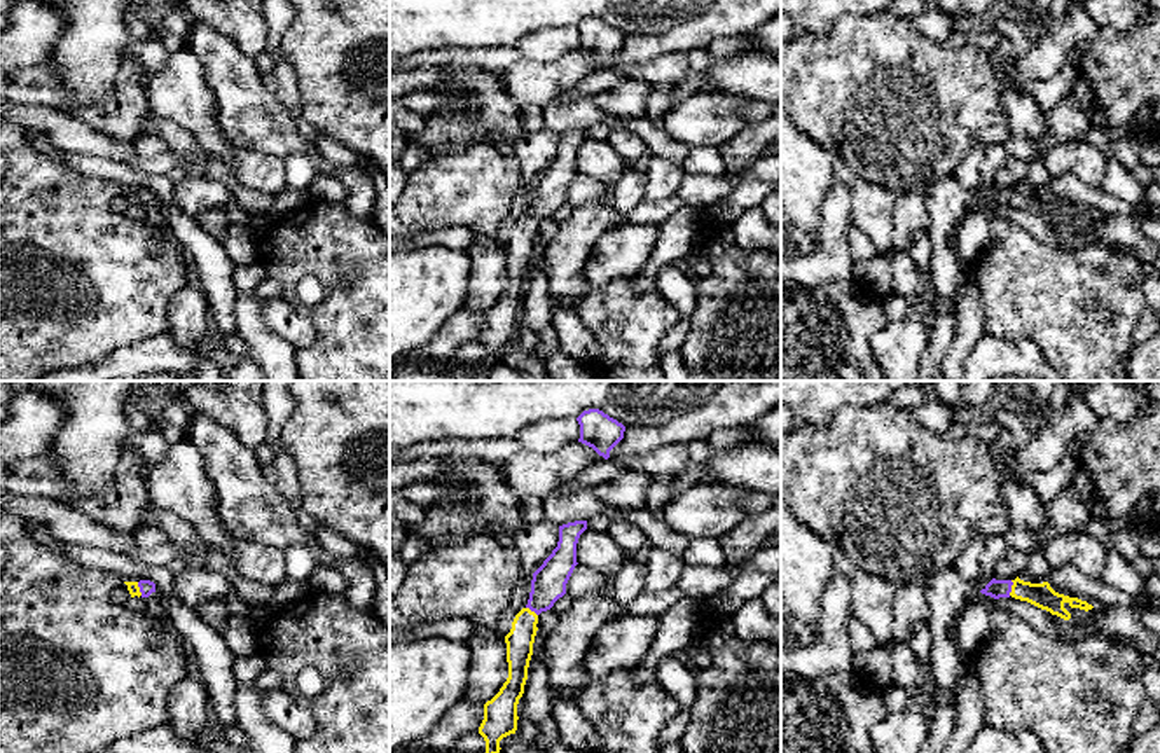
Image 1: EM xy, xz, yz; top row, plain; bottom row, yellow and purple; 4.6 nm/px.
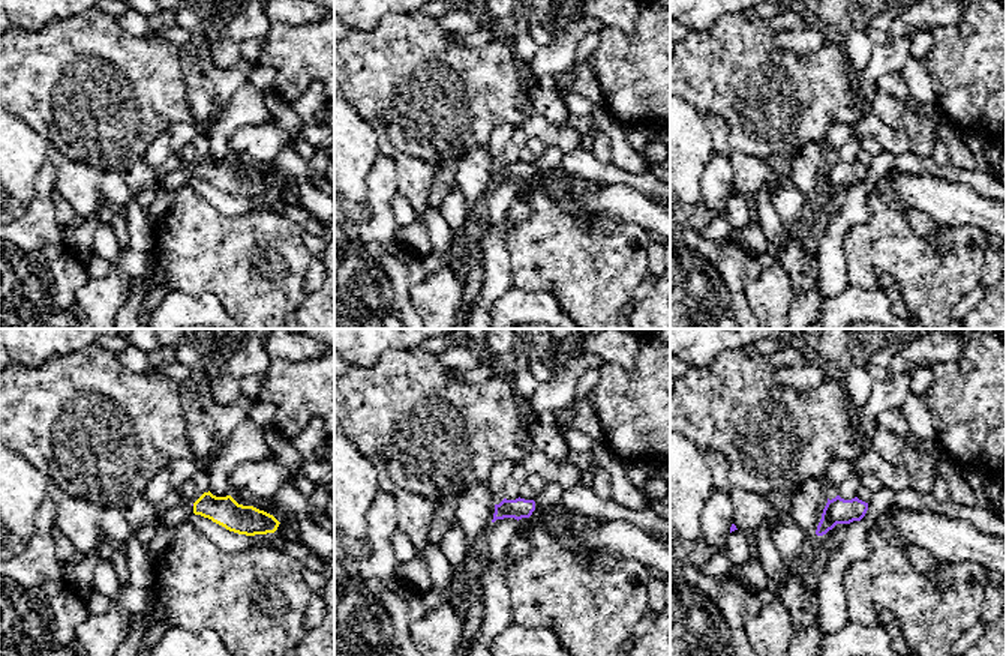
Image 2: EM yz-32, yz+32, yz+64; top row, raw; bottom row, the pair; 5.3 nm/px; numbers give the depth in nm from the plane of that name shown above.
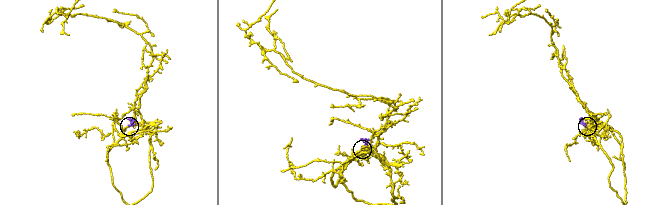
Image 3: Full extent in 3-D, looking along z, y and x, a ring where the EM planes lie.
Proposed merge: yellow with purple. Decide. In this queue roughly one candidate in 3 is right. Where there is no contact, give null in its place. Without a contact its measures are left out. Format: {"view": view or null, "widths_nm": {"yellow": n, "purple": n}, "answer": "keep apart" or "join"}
{"view": "yz", "widths_nm": {"yellow": 110, "purple": 90}, "answer": "join"}

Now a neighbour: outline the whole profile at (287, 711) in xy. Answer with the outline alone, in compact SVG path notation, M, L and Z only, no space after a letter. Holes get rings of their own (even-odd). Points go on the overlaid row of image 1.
M281 688L266 692L264 716L278 729L288 732L295 741L309 739L316 723L302 701Z

